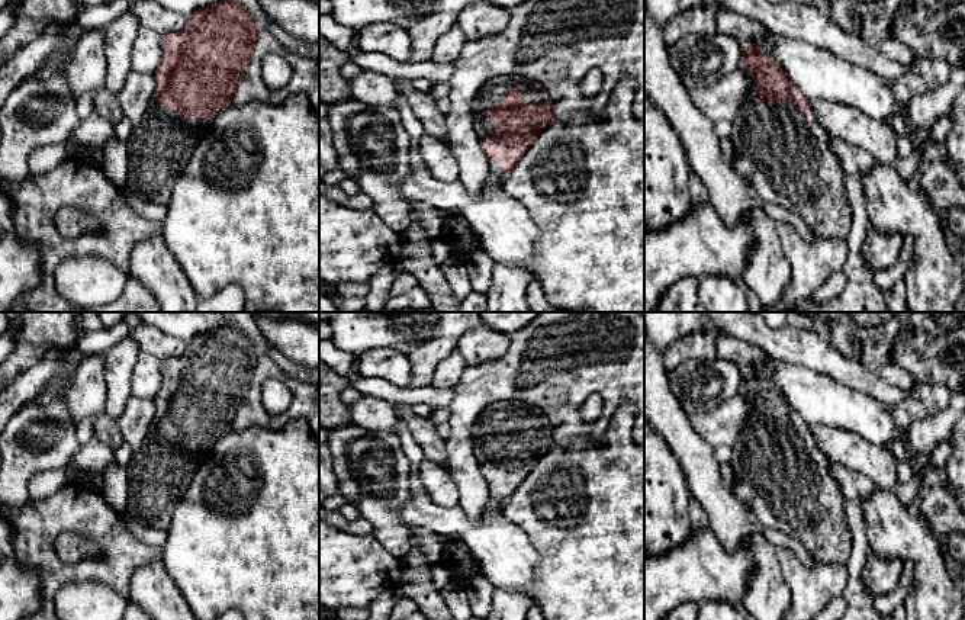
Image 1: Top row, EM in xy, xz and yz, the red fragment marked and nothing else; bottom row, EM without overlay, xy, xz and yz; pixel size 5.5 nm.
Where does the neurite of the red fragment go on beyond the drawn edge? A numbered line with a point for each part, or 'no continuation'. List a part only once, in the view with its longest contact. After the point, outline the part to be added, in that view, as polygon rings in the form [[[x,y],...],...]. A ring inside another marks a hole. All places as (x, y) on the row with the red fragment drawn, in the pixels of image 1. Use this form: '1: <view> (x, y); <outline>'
1: xz (492, 90); [[[499,76],[488,80],[477,91],[472,110],[473,128],[479,139],[485,139],[488,134],[495,134],[493,123],[486,118],[488,107],[505,99],[506,89],[522,90],[522,100],[525,105],[543,105],[547,100],[547,93],[537,86],[534,80],[520,76]]]

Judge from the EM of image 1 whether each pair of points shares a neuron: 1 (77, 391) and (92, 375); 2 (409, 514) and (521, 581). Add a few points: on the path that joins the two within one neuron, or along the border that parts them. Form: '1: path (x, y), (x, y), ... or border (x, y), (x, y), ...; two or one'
1: path (81, 386), (89, 379); one
2: path (437, 519), (454, 523), (473, 533), (494, 553); one

